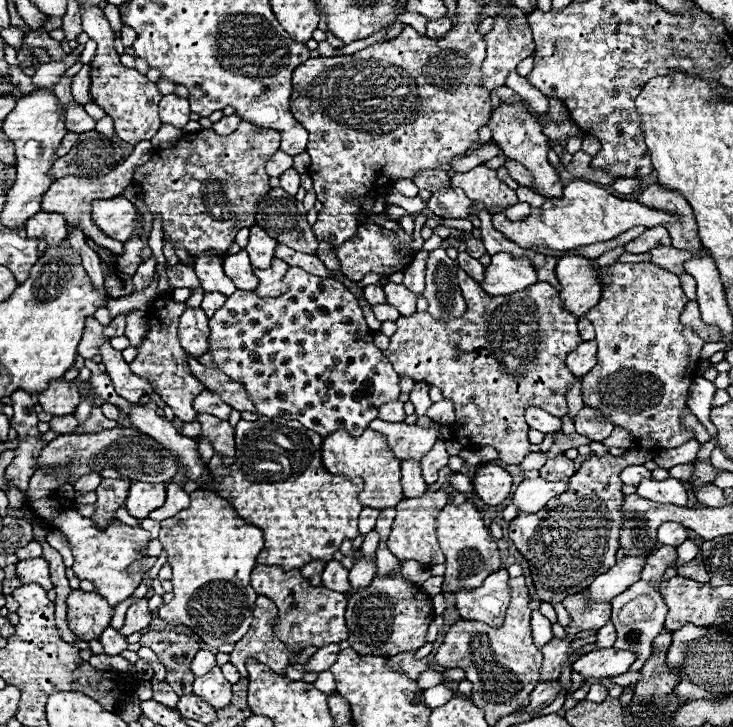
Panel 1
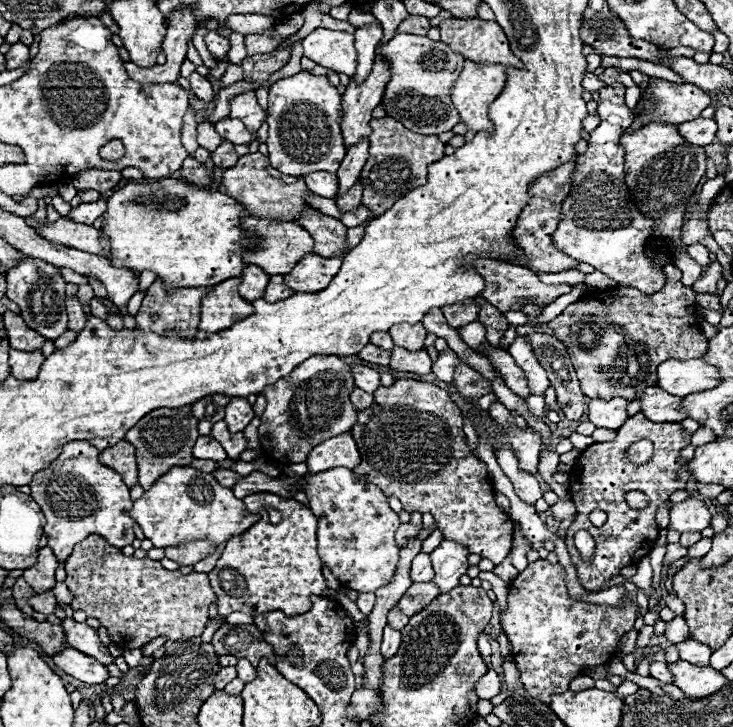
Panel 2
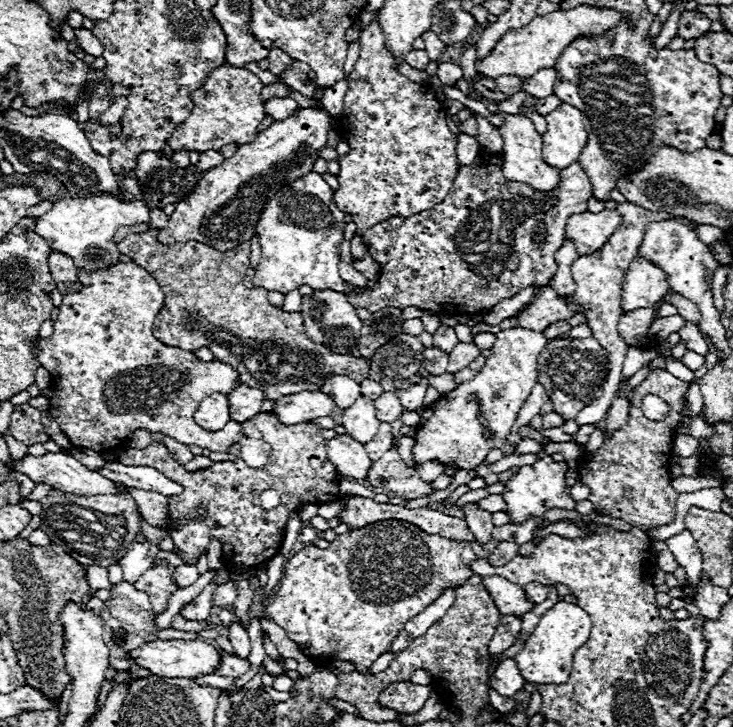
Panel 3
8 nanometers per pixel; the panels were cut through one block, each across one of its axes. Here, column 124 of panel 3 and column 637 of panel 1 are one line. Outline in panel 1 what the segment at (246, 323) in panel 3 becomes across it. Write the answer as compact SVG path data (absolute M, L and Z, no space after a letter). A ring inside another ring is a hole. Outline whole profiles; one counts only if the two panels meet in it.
M662 226L656 228L648 228L644 234L640 234L636 240L626 244L626 254L644 254L652 248L660 248L660 246L670 246L670 236L668 230Z

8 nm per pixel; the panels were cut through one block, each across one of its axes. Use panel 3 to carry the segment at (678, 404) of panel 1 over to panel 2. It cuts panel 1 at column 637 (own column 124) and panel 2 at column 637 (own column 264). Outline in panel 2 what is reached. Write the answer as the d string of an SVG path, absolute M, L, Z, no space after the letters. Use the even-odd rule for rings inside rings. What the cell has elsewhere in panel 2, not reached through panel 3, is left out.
M640 440L640 442L632 444L632 446L628 448L628 452L630 452L630 458L632 458L634 462L644 462L644 460L648 460L648 458L652 456L652 444L646 442L646 440Z

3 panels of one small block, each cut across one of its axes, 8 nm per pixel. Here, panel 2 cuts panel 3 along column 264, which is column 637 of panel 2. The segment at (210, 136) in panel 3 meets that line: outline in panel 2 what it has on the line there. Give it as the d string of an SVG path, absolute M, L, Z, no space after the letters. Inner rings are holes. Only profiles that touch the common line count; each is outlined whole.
M650 78L650 84L642 90L642 94L648 94L642 108L634 112L636 116L640 116L652 100L658 100L658 108L644 118L644 124L650 124L652 120L682 124L686 120L698 118L702 110L710 106L710 96L706 92L700 92L700 88L692 84L674 84L662 78Z

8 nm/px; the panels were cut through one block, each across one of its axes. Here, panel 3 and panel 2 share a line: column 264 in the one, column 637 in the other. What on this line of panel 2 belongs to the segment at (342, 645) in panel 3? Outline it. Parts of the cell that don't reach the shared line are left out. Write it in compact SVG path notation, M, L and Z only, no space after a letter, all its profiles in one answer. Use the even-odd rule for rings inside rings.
M540 558L512 580L508 610L500 622L528 694L542 704L550 704L550 698L566 692L570 680L584 668L602 666L616 656L620 638L634 628L636 618L638 606L630 594L622 598L620 608L570 598L564 568Z

